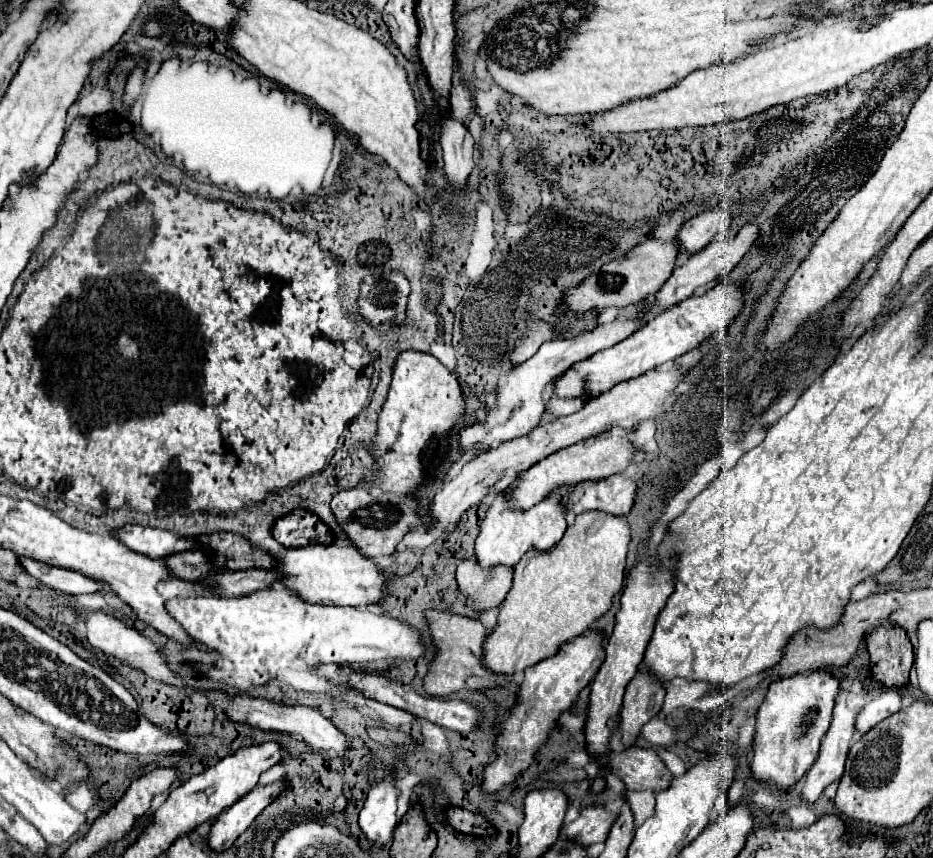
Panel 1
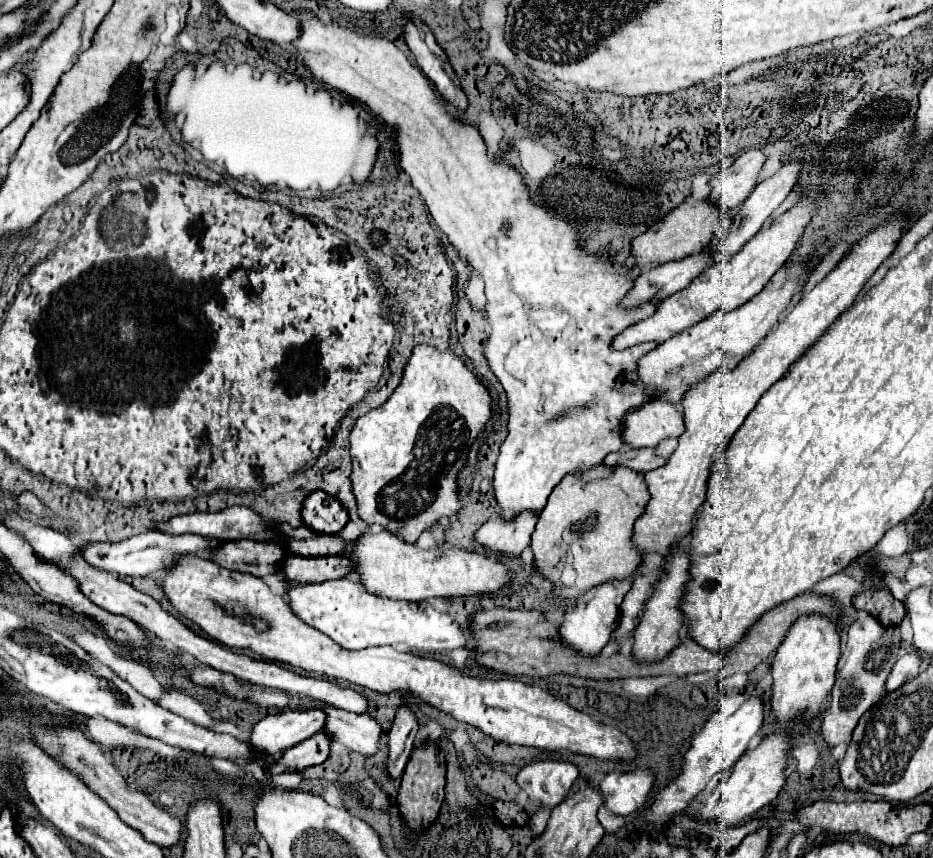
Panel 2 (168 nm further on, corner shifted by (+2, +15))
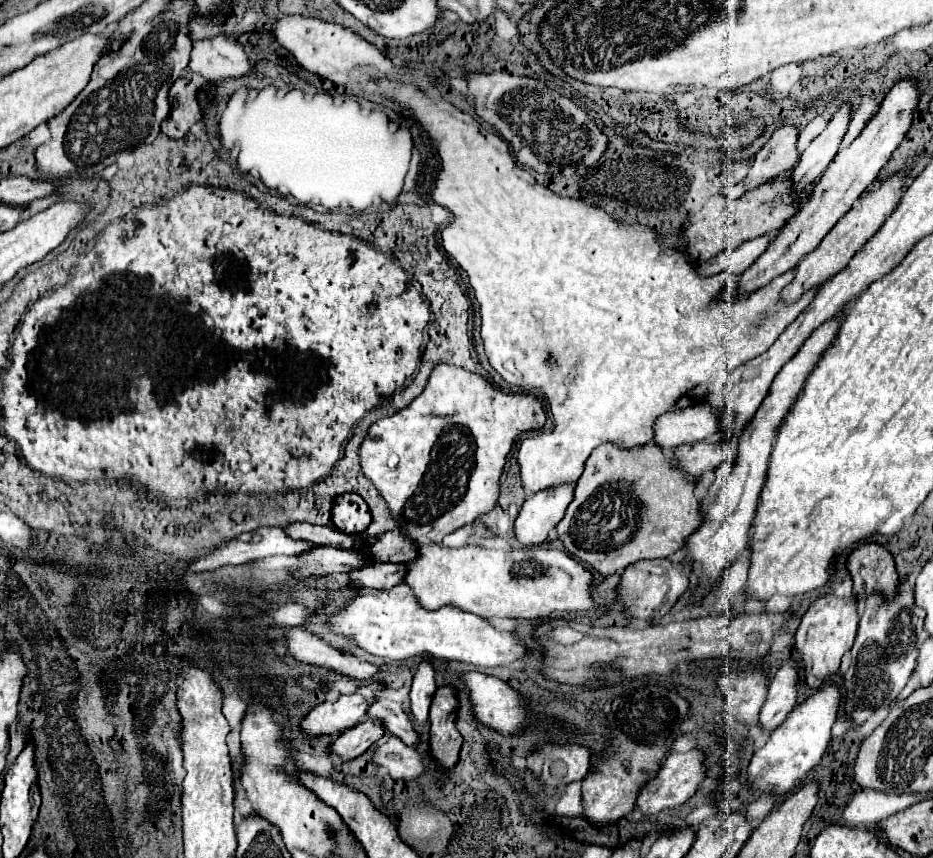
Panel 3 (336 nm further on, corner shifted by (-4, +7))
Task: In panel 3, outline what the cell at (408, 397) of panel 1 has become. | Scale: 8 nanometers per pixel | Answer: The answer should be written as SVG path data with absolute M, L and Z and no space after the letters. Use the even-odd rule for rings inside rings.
M440 363L432 371L426 389L406 409L376 421L370 427L360 449L362 471L386 499L398 523L404 523L404 527L410 527L412 523L412 531L408 531L412 539L418 543L440 543L444 535L494 509L500 497L500 475L514 439L522 431L542 427L544 421L546 415L534 395L502 393L480 375Z

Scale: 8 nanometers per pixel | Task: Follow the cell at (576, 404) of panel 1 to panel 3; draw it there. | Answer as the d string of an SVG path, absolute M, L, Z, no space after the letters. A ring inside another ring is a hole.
M378 79L374 81L378 89L388 91L392 97L392 101L398 101L402 105L406 105L408 109L412 109L412 115L420 121L420 125L428 131L440 161L442 161L442 169L436 177L432 199L446 207L452 215L454 221L442 231L442 247L458 261L458 265L466 271L470 285L474 287L476 299L480 303L480 313L482 313L482 339L484 339L484 351L488 355L490 365L502 375L504 381L514 383L518 387L526 387L526 389L538 389L550 405L550 413L554 419L554 429L552 433L540 433L540 435L526 435L522 437L520 443L520 451L518 451L518 465L520 465L520 475L522 475L522 485L526 489L528 495L538 493L542 489L554 487L554 485L562 485L562 483L576 483L578 477L582 475L584 463L590 457L590 453L606 441L614 441L622 447L634 447L634 445L644 445L650 443L654 439L654 421L662 415L668 413L686 393L690 393L694 387L698 385L710 385L712 378L727 373L736 369L738 365L744 365L746 361L758 357L760 353L764 353L778 337L780 333L810 305L810 301L816 297L820 287L814 287L810 291L806 291L796 303L782 303L780 301L780 293L786 285L792 283L794 279L794 269L786 271L784 275L780 275L778 279L772 279L768 285L752 291L752 293L742 293L738 289L738 281L740 275L728 275L728 273L716 273L710 277L700 277L696 271L696 261L689 255L684 246L677 247L671 250L671 253L666 254L668 247L664 247L658 239L658 233L646 225L634 223L634 225L626 225L626 223L618 223L614 221L604 209L584 203L582 199L570 199L570 197L560 197L554 195L550 189L542 187L540 183L536 183L536 179L526 173L526 169L522 169L514 157L510 155L510 149L506 145L506 141L502 141L496 133L484 129L476 119L472 119L470 115L458 111L456 107L452 107L446 101L440 99L432 99L426 93L420 93L416 87L412 85L398 85L394 81L388 79ZM588 205L588 207L586 207ZM546 223L546 225L544 225ZM530 263L530 265L526 265ZM530 273L530 275L528 275ZM728 291L728 299L720 299L720 295ZM536 325L536 329L532 329ZM528 347L528 351L524 349ZM510 369L520 369L520 371L510 371ZM534 385L534 387L532 387ZM630 421L630 423L628 423Z

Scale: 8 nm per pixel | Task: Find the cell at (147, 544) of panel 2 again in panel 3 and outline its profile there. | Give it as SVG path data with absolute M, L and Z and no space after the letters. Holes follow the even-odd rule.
M260 527L252 533L244 533L232 541L228 541L226 545L218 547L216 551L212 553L206 553L206 555L198 555L192 563L190 563L190 569L194 573L202 573L202 571L214 571L222 565L244 565L244 563L250 563L254 559L264 559L264 557L272 557L272 555L302 555L306 551L312 551L316 545L310 543L310 541L304 541L304 539L292 539L284 527Z

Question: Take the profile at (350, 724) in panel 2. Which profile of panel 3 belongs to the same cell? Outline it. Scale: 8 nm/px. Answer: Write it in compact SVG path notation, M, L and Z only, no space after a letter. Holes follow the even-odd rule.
M390 737L384 745L376 747L374 761L390 771L394 779L418 779L424 773L424 759L414 749L404 745L398 737Z

